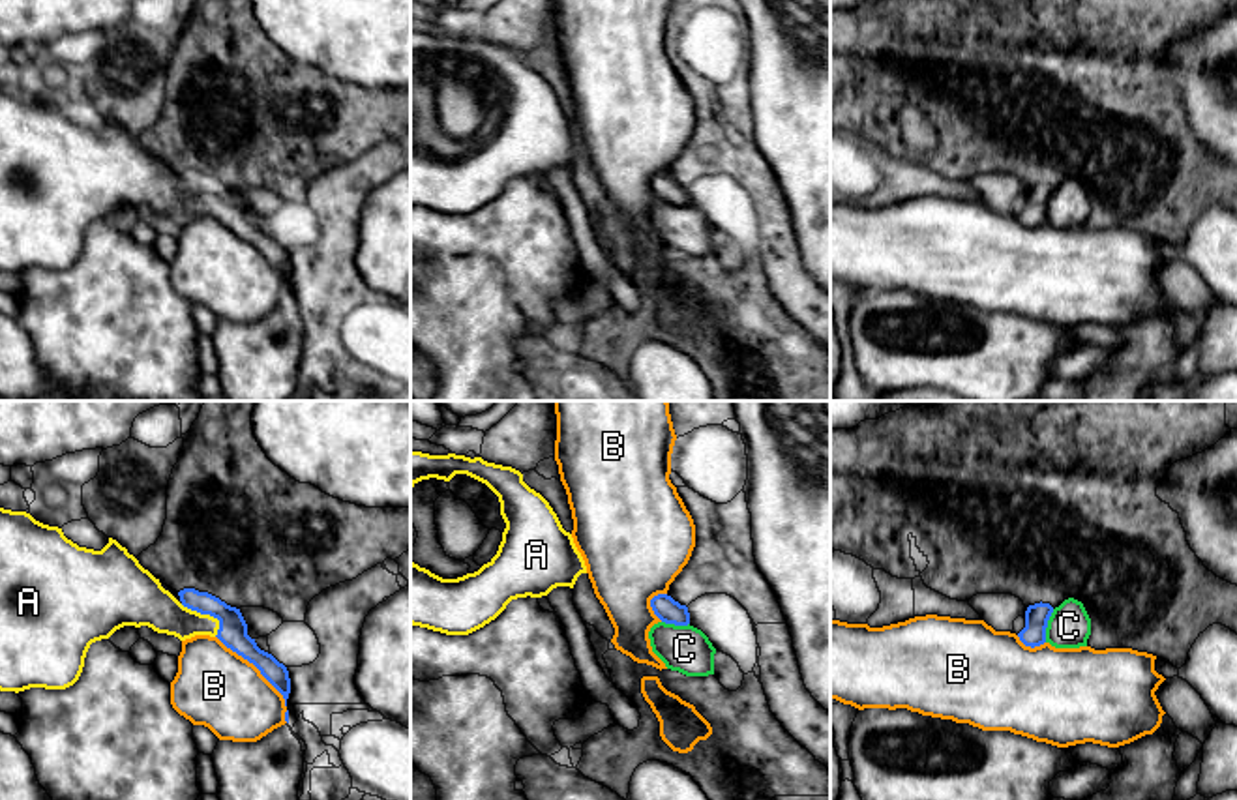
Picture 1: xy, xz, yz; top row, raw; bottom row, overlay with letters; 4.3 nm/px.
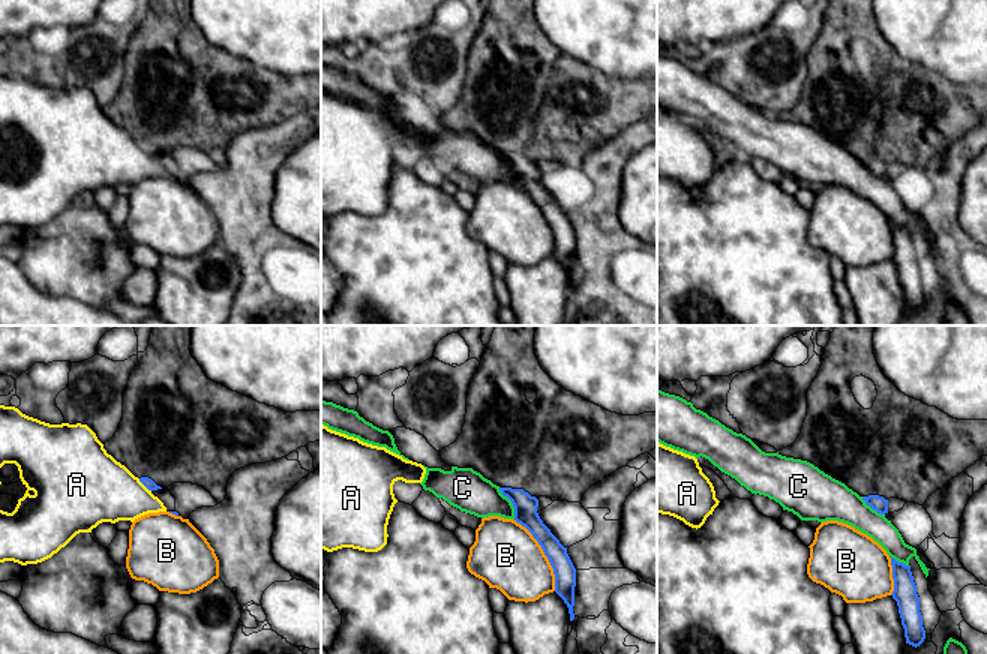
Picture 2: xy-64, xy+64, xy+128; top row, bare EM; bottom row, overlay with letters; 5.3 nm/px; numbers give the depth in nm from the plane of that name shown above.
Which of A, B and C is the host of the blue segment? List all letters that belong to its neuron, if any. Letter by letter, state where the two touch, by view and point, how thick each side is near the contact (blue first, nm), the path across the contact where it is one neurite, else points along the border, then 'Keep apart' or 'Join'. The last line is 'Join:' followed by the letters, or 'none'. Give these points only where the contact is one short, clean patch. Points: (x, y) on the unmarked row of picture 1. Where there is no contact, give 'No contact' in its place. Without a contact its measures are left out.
A: Touches blue at xy (207, 193). Thickness 130 nm (blue) against 180 nm. Path across: xy (233, 210), (207, 193), (163, 193), (152, 186). Join
B: Touches blue at xy (255, 246). Thickness 130 nm (blue) against 340 nm. Keep apart
C: Touches blue at yz (1046, 207). Thickness 100 nm (blue) against 190 nm. Keep apart
Join: A

